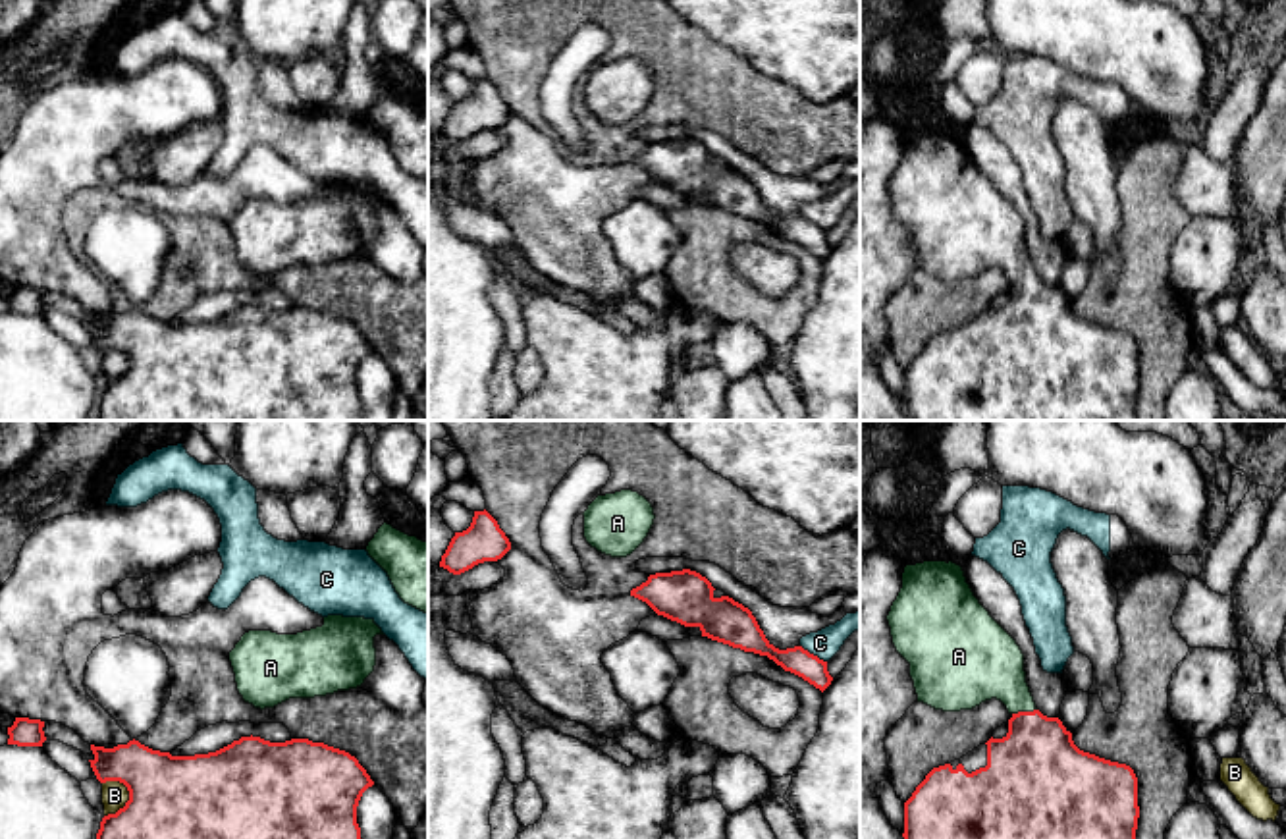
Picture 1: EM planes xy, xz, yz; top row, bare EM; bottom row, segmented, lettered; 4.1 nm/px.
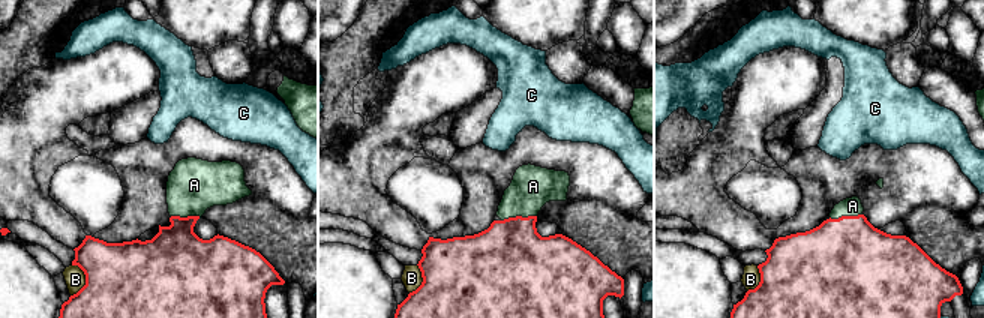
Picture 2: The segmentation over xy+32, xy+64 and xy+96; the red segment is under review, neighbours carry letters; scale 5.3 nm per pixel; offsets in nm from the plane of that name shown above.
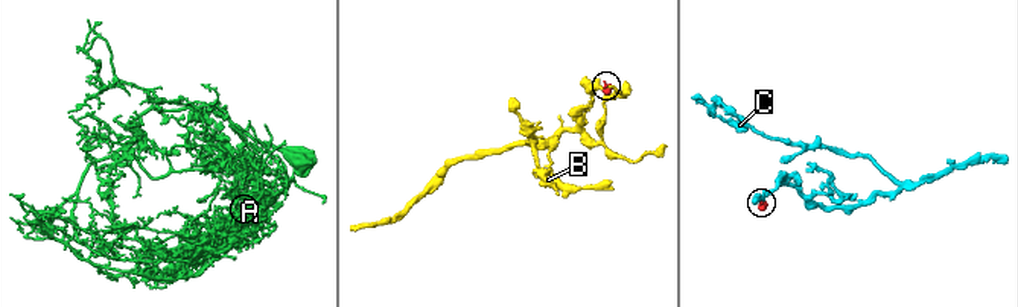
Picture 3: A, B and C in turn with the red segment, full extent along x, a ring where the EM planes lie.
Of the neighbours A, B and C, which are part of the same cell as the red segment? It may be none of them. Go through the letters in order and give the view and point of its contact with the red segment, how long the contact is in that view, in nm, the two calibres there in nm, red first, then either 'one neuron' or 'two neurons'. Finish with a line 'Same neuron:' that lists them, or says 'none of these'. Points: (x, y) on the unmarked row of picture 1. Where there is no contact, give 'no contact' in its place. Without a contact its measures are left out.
A: yz (1024, 280) | 110 nm | 380/280 nm | one neuron
B: xy (126, 371) | 170 nm | 500/110 nm | two neurons
C: xz (812, 222) | 130 nm | 120/120 nm | two neurons
Same neuron: A

